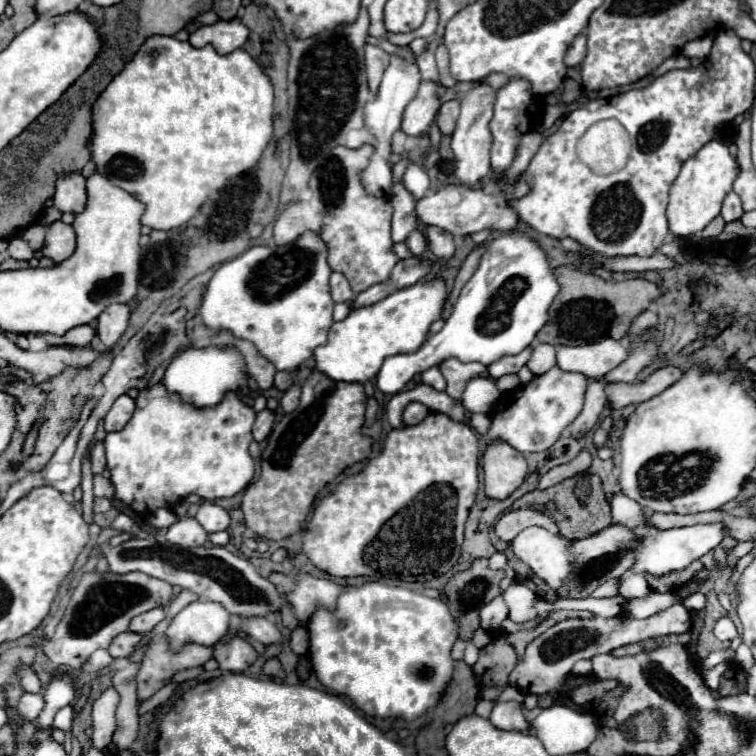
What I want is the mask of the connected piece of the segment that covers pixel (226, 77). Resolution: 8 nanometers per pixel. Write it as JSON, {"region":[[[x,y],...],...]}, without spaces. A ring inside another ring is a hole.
{"region":[[[150,36],[144,40],[140,50],[124,64],[124,68],[118,72],[118,76],[112,78],[112,82],[98,94],[98,98],[92,104],[92,134],[88,140],[92,160],[96,164],[98,174],[106,176],[114,186],[126,190],[134,198],[146,204],[146,212],[142,216],[142,224],[152,230],[172,230],[178,226],[184,226],[198,208],[218,196],[218,188],[226,184],[226,180],[234,180],[234,176],[240,176],[246,172],[246,168],[252,168],[258,164],[266,144],[270,142],[270,128],[272,128],[272,102],[274,94],[270,88],[270,80],[266,80],[266,74],[250,60],[250,54],[244,50],[234,50],[230,54],[218,54],[210,44],[202,48],[190,46],[190,42],[182,42],[174,36]]]}

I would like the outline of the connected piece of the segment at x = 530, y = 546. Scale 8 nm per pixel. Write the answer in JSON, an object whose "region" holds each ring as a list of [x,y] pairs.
{"region":[[[532,526],[512,540],[512,550],[538,578],[562,596],[562,584],[566,584],[566,572],[570,568],[570,544],[574,542],[560,534]]]}

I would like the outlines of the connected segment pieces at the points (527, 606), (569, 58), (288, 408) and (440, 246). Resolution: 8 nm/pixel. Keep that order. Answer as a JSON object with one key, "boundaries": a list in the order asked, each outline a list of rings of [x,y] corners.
{"boundaries":[[[[518,582],[510,584],[508,590],[504,592],[504,600],[510,608],[510,620],[526,622],[536,616],[536,610],[532,608],[536,594],[530,592],[530,588],[526,588],[524,584],[518,584]]],[[[580,34],[572,42],[572,46],[566,54],[566,66],[578,66],[584,60],[584,56],[586,56],[586,34]]],[[[292,384],[292,386],[284,392],[284,396],[282,396],[282,400],[280,400],[280,406],[282,406],[284,414],[294,412],[294,410],[298,408],[298,402],[300,402],[300,386],[298,386],[298,384]]],[[[428,226],[426,240],[428,240],[428,248],[432,250],[432,254],[436,254],[436,258],[440,258],[442,262],[446,262],[454,256],[454,240],[452,240],[450,232],[442,232],[440,228]]]]}

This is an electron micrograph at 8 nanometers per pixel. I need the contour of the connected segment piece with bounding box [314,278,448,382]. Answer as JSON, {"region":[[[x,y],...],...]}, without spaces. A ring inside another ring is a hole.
{"region":[[[432,278],[428,282],[418,282],[404,290],[396,290],[378,304],[352,310],[346,320],[332,324],[328,332],[328,342],[314,350],[316,370],[326,372],[332,380],[372,380],[374,374],[380,370],[384,358],[414,352],[424,344],[430,324],[440,320],[442,316],[446,296],[448,292],[444,278]]]}

